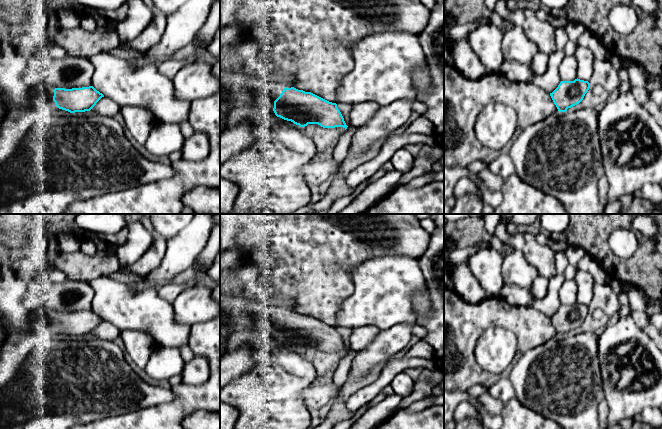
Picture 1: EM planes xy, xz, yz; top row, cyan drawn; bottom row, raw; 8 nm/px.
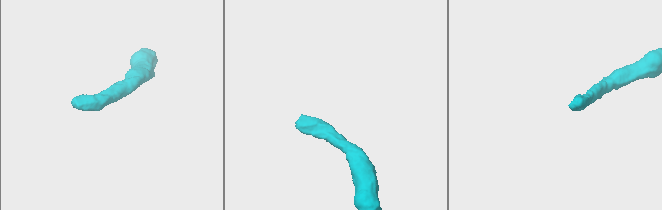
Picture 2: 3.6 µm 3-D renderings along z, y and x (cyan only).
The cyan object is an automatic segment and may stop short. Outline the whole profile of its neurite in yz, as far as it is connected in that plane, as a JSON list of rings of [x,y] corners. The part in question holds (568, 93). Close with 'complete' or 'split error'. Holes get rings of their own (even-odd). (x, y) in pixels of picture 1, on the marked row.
[[[444,63],[444,166],[467,167],[477,160],[489,165],[500,155],[501,151],[487,148],[474,133],[476,118],[486,105],[500,103],[512,107],[517,115],[515,133],[520,135],[527,127],[579,104],[589,88],[588,81],[577,78],[561,81],[549,94],[533,84],[511,80],[502,72],[485,74],[476,80],[468,79],[453,65]]]; split error

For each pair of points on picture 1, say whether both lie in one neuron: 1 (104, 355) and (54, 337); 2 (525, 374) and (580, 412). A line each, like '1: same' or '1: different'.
1: different
2: same

